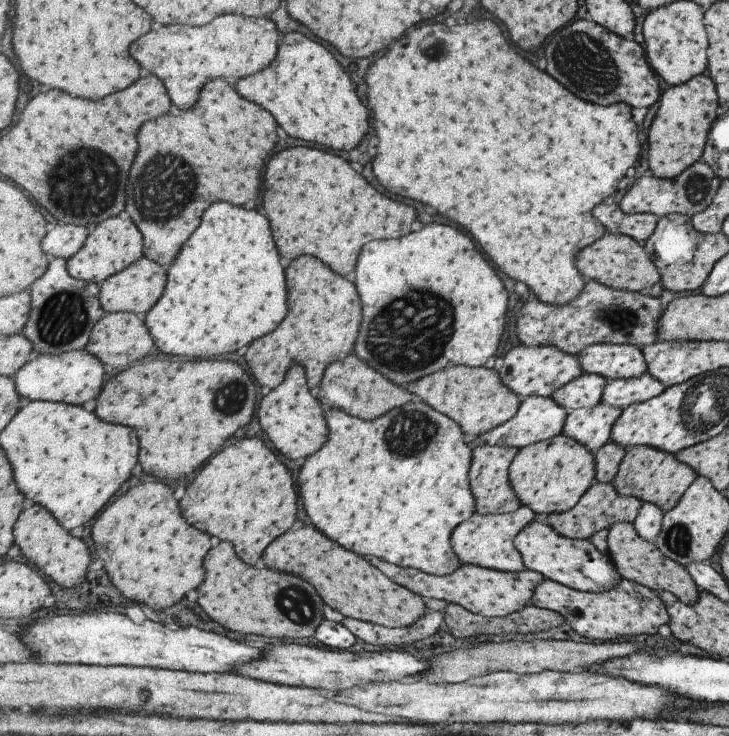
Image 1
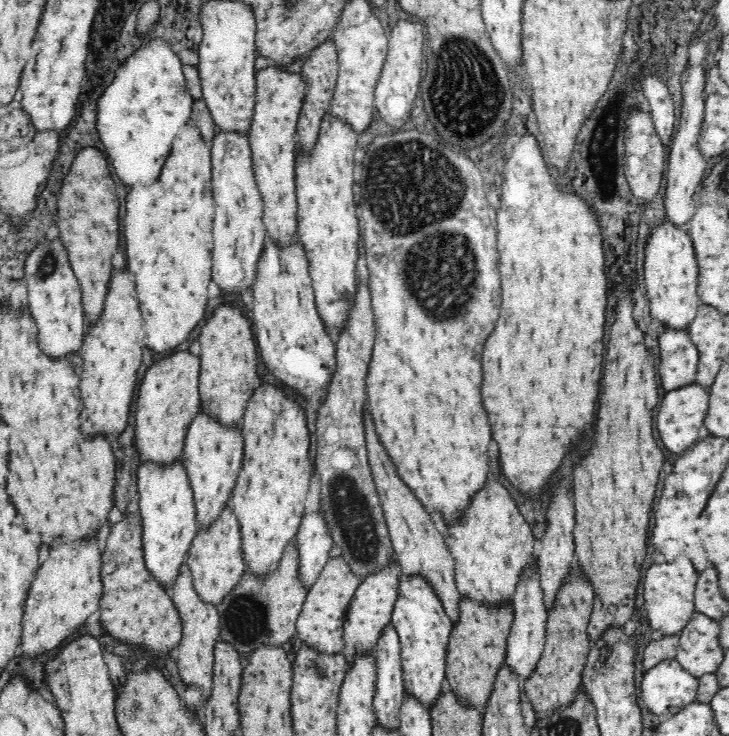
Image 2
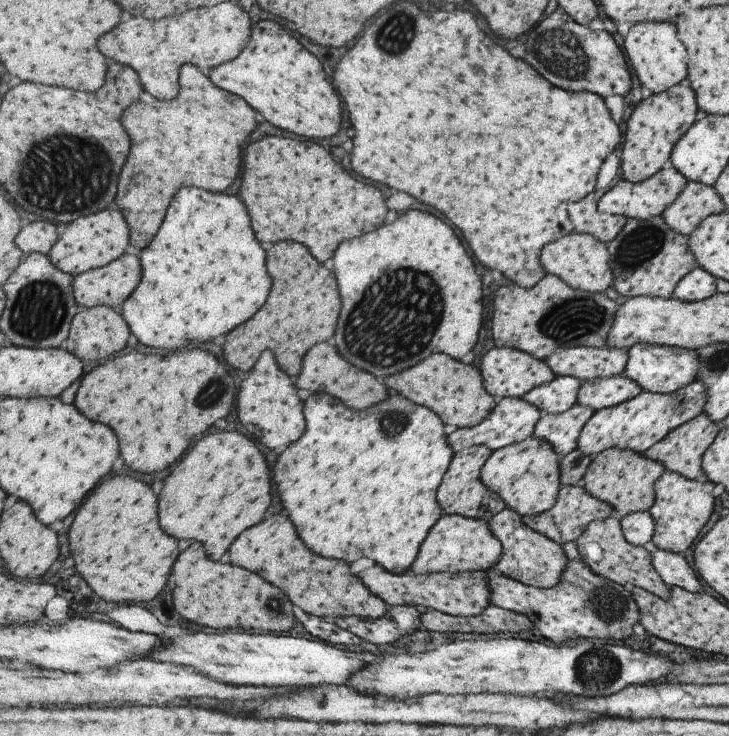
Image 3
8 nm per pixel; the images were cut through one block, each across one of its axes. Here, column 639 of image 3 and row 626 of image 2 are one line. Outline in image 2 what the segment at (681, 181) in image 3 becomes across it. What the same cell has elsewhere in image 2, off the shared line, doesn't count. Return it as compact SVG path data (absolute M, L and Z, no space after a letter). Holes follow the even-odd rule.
M187 563L180 566L180 576L173 588L166 590L168 598L179 612L183 634L180 644L175 647L175 664L178 674L185 688L199 690L200 697L192 704L192 708L202 710L212 694L213 668L215 659L215 646L220 636L220 619L217 607L214 604L204 604L196 594L195 586L192 585L191 572Z

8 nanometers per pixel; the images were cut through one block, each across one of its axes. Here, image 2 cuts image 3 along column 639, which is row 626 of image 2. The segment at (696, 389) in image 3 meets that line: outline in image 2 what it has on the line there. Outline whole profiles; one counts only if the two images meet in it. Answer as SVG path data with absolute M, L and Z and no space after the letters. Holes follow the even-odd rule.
M400 576L391 625L395 628L401 646L403 692L410 693L423 708L431 710L445 690L445 664L453 624L428 581L422 577Z

